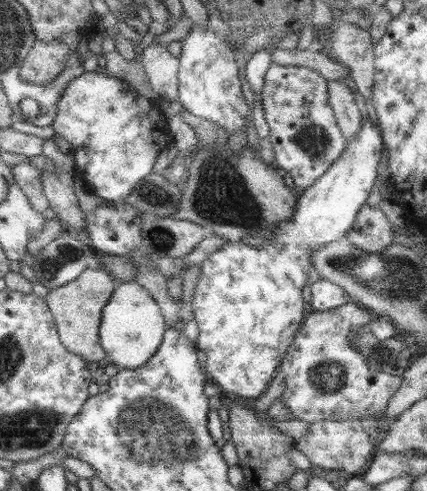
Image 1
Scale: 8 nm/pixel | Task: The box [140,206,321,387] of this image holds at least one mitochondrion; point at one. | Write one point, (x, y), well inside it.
(162, 239)

